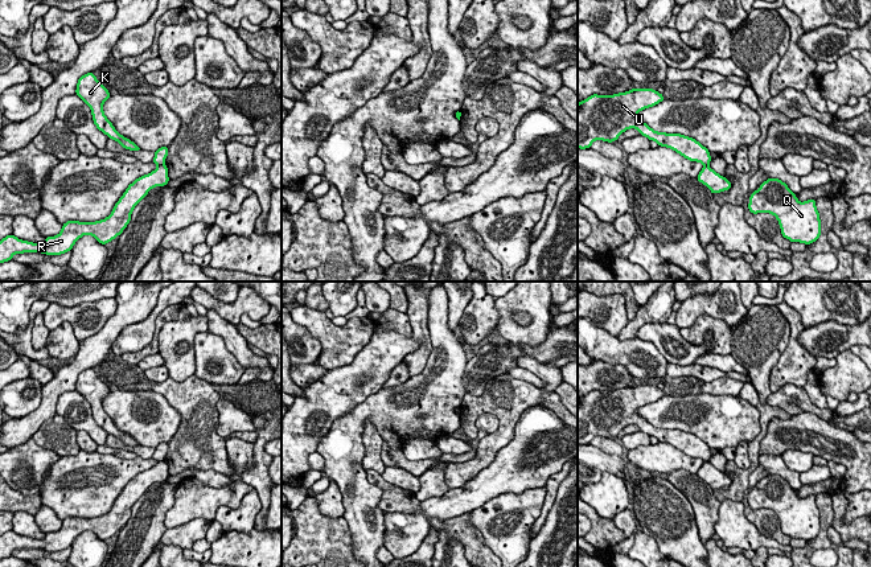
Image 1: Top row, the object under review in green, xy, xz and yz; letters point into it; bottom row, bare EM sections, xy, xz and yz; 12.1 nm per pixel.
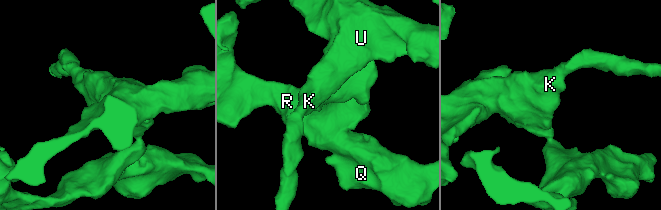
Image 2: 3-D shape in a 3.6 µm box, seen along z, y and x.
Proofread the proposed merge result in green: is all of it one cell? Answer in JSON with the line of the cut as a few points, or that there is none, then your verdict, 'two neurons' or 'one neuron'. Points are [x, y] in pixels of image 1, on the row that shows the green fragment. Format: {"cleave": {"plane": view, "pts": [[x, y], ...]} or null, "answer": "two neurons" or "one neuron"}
{"cleave": {"plane": "xy", "pts": [[159, 164], [163, 165]]}, "answer": "two neurons"}

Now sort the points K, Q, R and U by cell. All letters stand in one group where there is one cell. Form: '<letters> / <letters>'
K U / Q R

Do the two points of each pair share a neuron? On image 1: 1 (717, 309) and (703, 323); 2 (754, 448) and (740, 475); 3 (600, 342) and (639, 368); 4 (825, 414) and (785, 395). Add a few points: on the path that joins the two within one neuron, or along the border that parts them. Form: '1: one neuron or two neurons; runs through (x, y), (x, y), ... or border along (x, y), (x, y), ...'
1: two neurons; border along (682, 327), (710, 315), (732, 331)
2: one neuron; runs through (754, 455), (754, 464), (747, 471)
3: one neuron; runs through (609, 349), (623, 352), (629, 358)
4: one neuron; runs through (816, 410), (795, 401)

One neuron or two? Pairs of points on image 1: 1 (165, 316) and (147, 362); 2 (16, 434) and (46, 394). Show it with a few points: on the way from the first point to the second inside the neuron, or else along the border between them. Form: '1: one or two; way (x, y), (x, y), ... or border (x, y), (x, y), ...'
1: two; border (157, 352), (143, 357), (136, 364)
2: one; way (27, 427), (46, 405)

